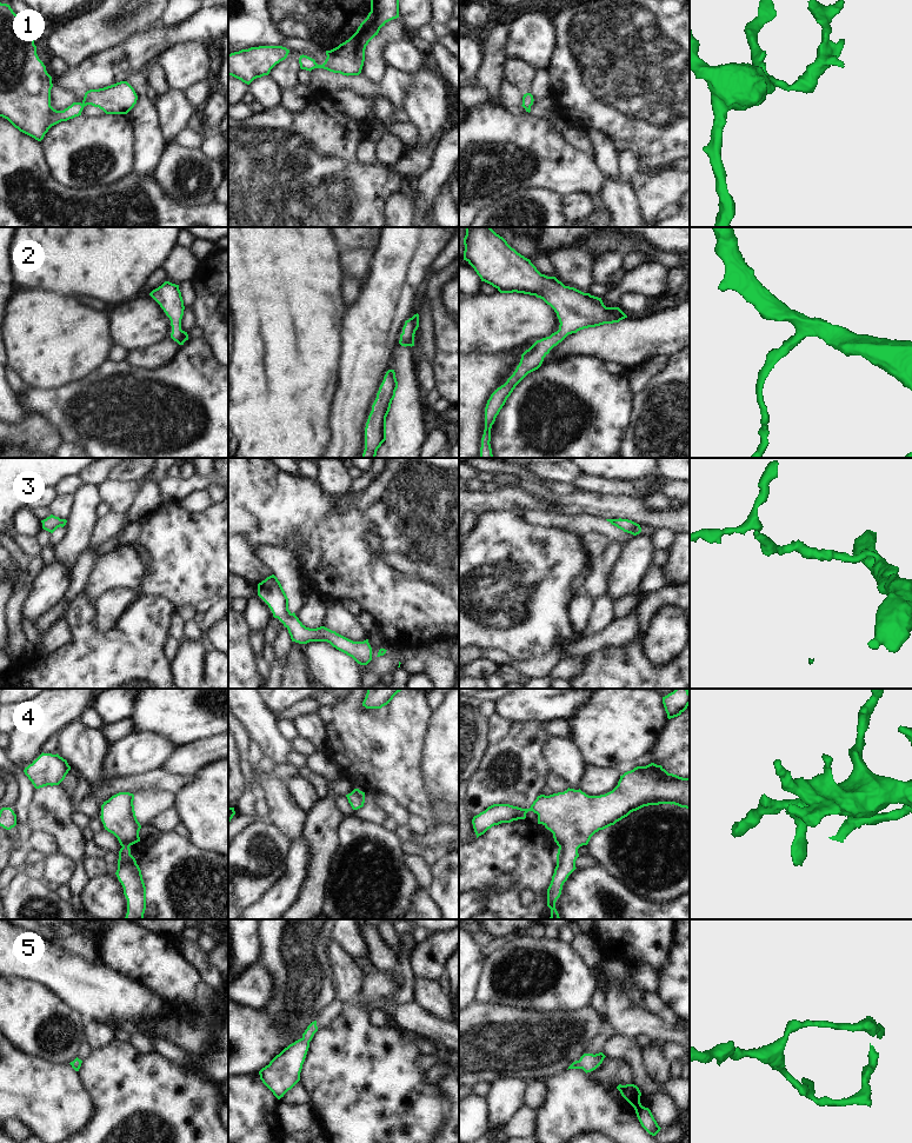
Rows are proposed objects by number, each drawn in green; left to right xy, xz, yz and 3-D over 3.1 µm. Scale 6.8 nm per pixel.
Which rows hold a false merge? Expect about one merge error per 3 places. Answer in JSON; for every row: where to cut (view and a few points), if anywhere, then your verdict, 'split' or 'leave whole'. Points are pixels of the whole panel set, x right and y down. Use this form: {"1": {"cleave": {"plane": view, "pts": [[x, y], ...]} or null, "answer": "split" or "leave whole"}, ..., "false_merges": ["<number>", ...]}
{"1": {"cleave": null, "answer": "leave whole"}, "2": {"cleave": null, "answer": "leave whole"}, "3": {"cleave": null, "answer": "leave whole"}, "4": {"cleave": null, "answer": "leave whole"}, "5": {"cleave": null, "answer": "leave whole"}, "false_merges": []}

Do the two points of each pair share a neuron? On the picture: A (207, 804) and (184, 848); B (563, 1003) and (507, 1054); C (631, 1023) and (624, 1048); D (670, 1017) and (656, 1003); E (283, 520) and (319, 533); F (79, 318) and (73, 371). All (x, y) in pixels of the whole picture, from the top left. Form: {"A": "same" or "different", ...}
{"A": "different", "B": "different", "C": "different", "D": "same", "E": "same", "F": "same"}

